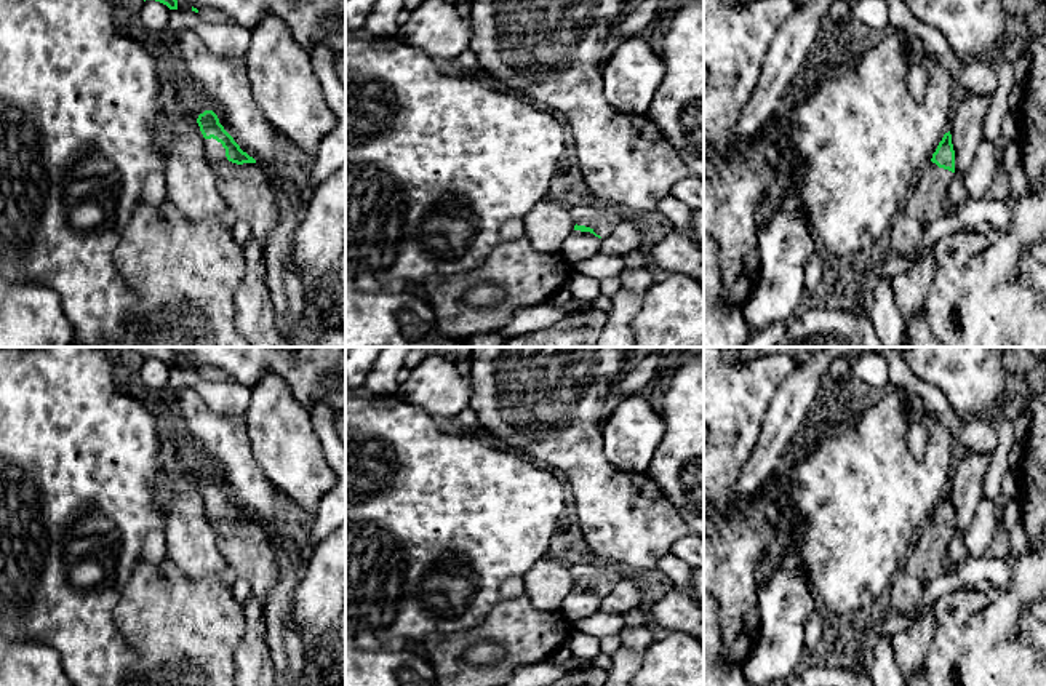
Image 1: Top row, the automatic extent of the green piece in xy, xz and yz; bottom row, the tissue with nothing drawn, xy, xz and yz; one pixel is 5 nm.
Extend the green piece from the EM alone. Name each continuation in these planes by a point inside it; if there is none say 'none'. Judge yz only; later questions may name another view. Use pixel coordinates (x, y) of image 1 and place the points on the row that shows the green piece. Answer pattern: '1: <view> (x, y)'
1: yz (928, 200)

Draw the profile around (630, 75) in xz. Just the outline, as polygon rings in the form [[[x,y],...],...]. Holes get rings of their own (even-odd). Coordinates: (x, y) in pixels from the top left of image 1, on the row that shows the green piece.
[[[651,34],[622,40],[601,66],[605,98],[622,114],[646,115],[664,75],[665,66]]]

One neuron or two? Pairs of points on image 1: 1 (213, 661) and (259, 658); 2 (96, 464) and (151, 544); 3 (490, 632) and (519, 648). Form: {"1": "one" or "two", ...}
{"1": "two", "2": "two", "3": "one"}

